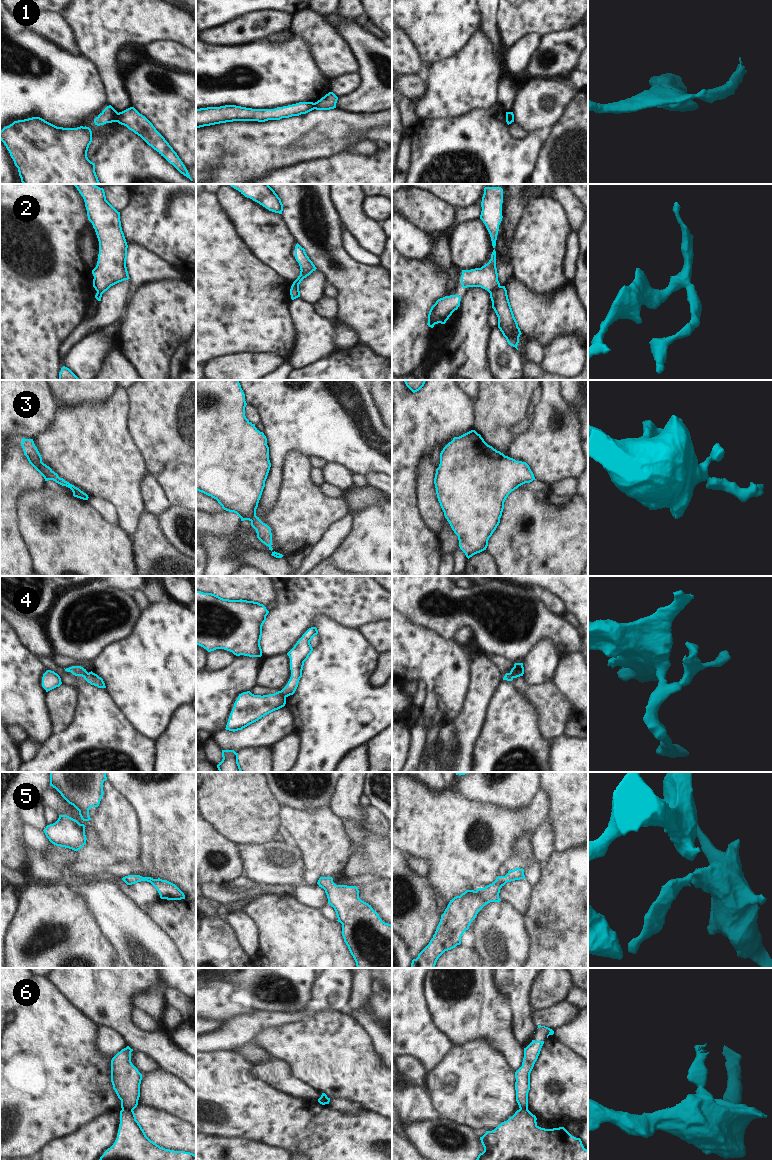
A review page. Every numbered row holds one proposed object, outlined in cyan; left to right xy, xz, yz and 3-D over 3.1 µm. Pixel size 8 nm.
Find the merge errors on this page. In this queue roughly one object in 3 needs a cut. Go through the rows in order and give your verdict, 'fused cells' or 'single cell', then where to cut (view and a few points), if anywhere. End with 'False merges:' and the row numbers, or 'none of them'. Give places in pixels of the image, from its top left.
1: fused cells | xy (118, 113), (116, 121)
2: fused cells | yz (499, 285), (490, 293)
3: single cell | no cut
4: fused cells | xz (280, 691), (285, 697)
5: single cell | no cut
6: fused cells | xy (122, 1108), (132, 1111)
False merges: 1, 2, 4, 6

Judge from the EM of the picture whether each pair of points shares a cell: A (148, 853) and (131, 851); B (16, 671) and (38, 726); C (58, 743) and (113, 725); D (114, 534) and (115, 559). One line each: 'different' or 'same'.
A: different
B: same
C: same
D: same

